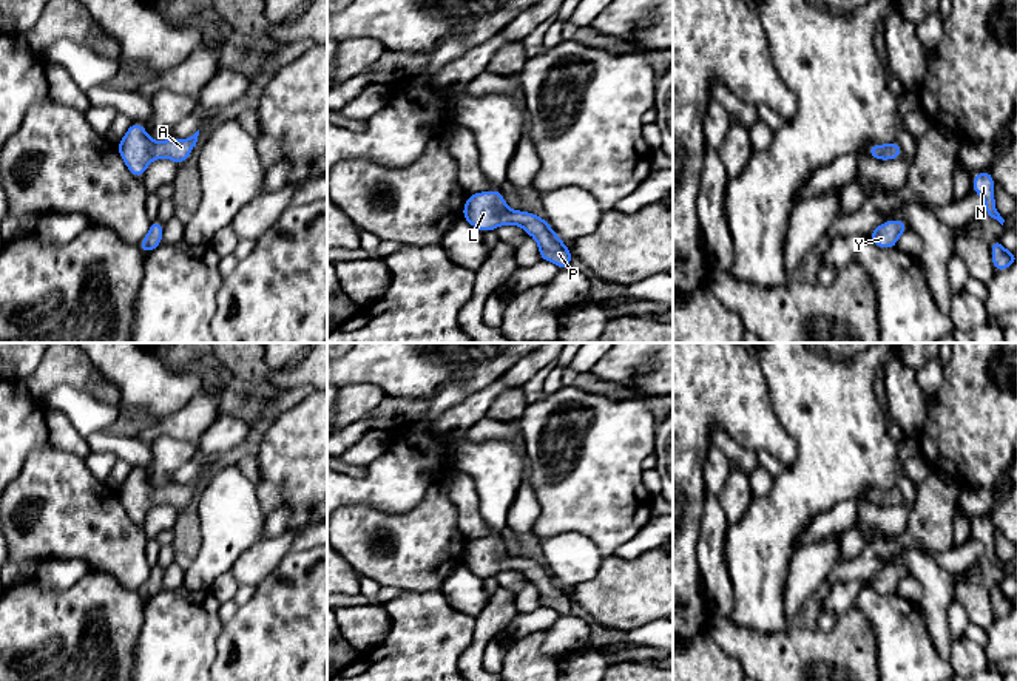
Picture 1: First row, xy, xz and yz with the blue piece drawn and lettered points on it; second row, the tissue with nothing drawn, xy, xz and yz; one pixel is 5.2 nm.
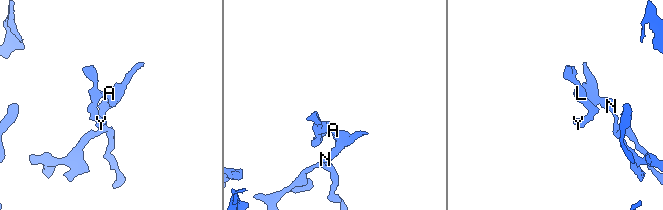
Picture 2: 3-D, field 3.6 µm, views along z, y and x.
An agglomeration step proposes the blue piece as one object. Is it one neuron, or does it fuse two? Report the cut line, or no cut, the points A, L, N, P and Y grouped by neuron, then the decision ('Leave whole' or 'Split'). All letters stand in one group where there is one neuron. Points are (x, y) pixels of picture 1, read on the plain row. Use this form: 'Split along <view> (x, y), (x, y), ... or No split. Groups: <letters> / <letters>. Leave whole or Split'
No split. Groups: A L N P Y. Leave whole

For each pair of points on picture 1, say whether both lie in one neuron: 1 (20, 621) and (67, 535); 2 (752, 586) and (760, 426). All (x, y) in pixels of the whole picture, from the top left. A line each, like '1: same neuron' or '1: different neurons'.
1: different neurons
2: different neurons

